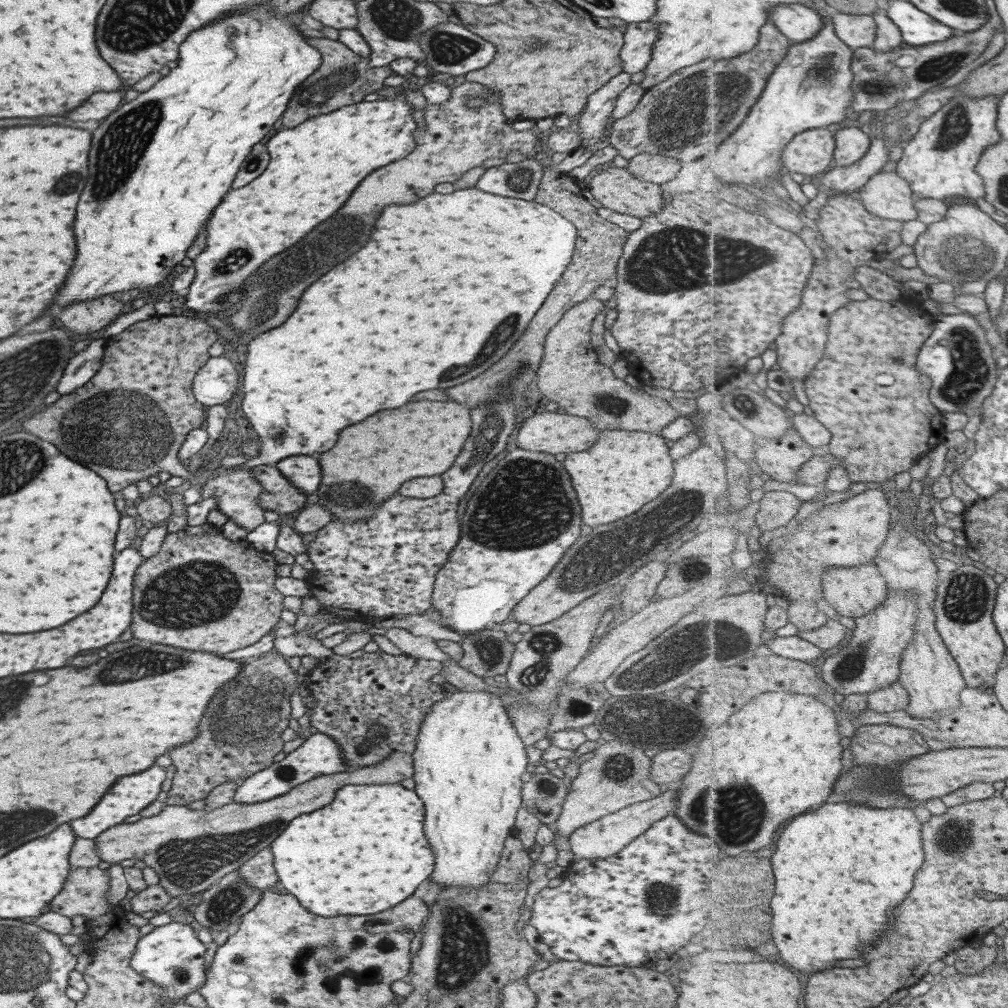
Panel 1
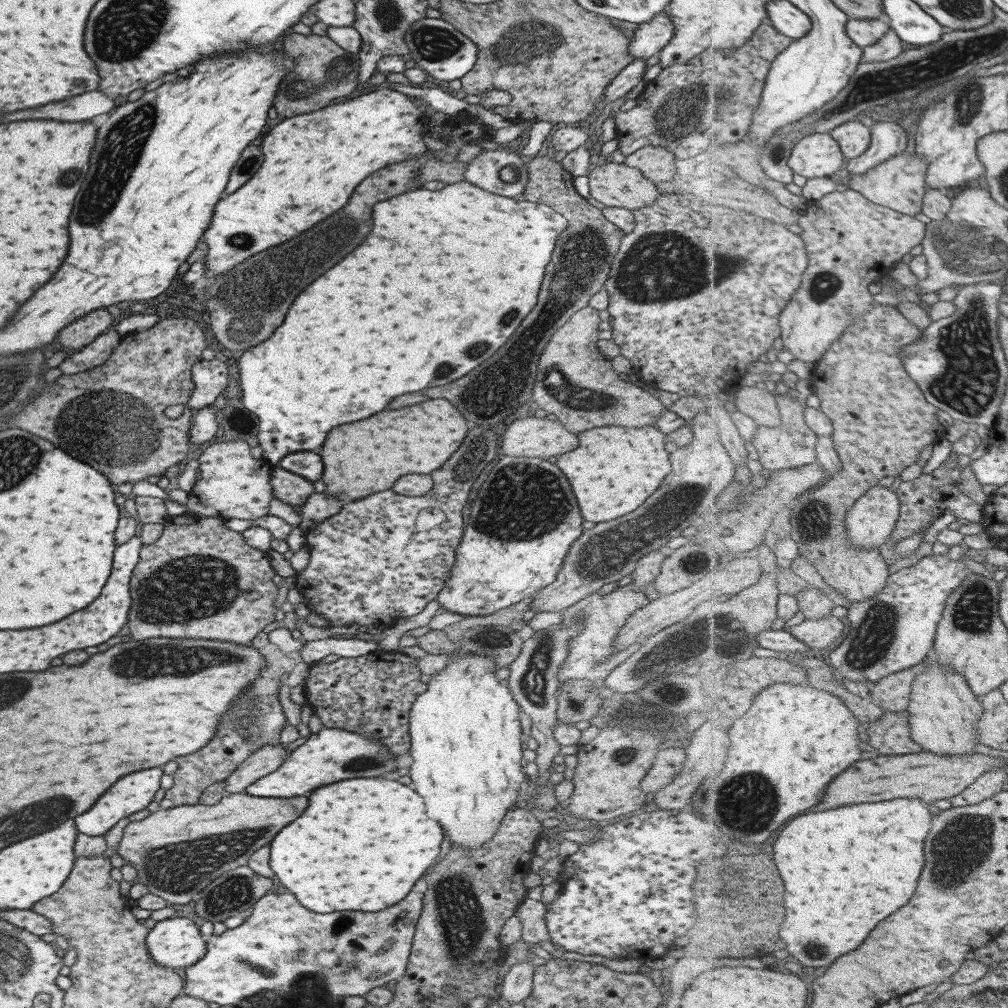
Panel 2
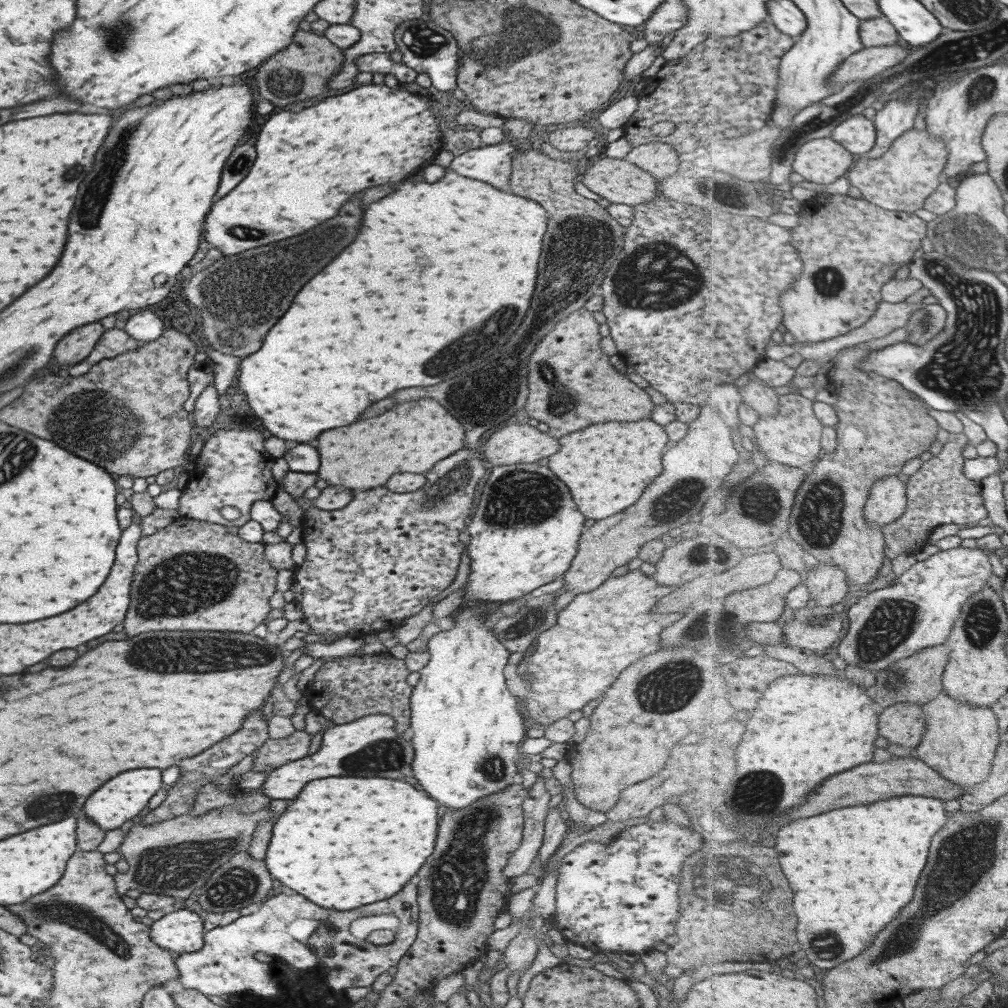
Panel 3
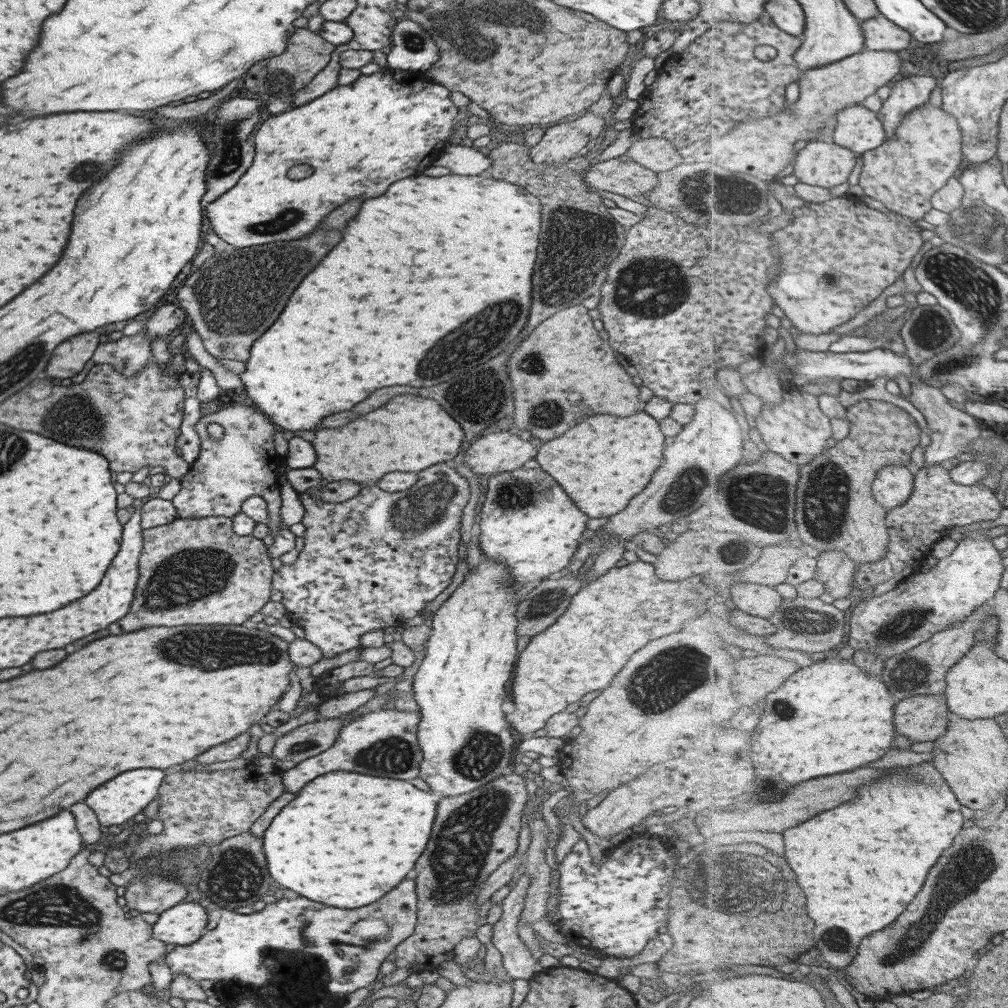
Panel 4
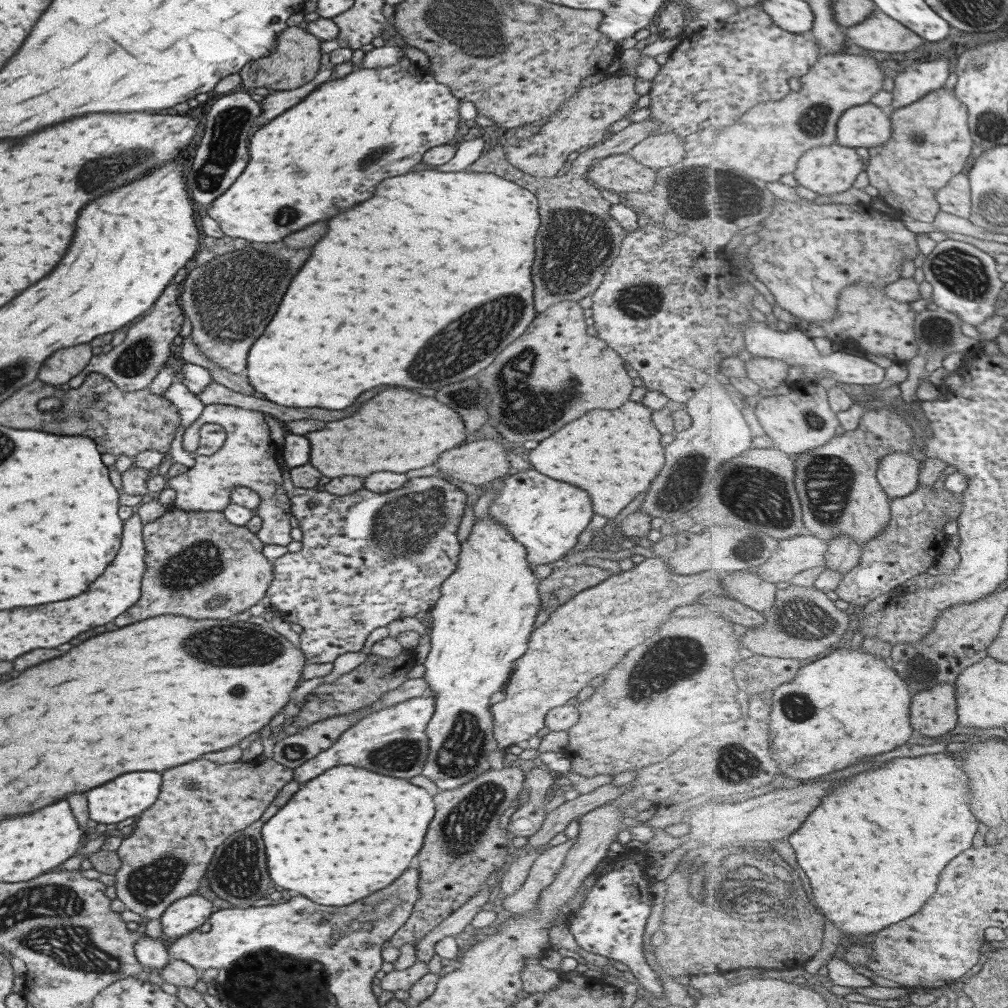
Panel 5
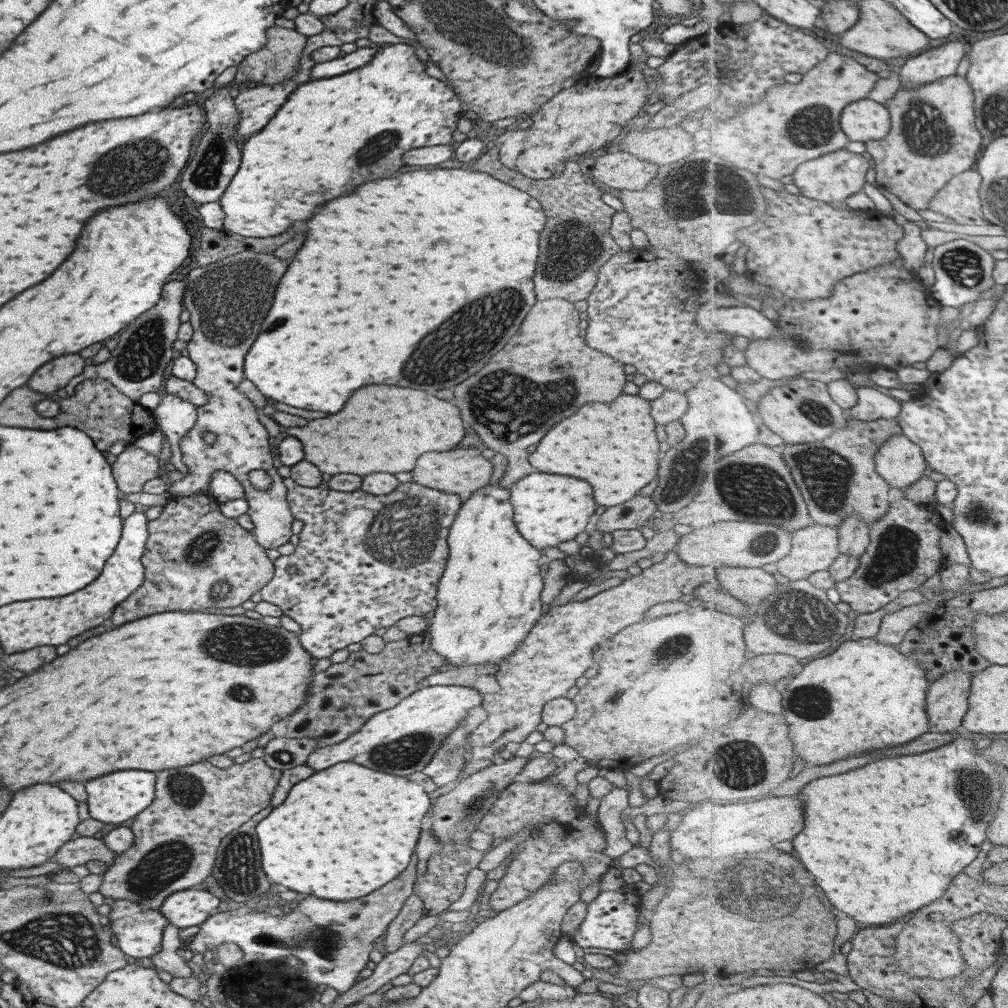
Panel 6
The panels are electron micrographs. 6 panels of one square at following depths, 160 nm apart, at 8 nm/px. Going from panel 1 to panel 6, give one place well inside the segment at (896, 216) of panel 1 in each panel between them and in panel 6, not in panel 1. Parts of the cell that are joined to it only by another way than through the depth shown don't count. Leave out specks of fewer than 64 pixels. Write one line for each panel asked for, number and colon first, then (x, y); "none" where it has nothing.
2: (900, 183)
3: (902, 179)
4: (904, 173)
5: (931, 142)
6: (935, 135)

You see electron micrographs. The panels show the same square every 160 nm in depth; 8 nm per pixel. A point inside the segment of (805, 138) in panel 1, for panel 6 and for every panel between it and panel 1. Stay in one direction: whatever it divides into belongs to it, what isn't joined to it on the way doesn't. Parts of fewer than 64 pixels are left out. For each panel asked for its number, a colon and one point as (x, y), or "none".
2: (819, 155)
3: (823, 161)
4: (825, 164)
5: (832, 169)
6: (833, 177)

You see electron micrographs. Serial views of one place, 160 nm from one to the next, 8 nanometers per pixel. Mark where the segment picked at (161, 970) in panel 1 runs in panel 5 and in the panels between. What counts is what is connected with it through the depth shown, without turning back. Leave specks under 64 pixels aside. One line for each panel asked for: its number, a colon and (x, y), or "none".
2: (176, 943)
3: (180, 931)
4: (183, 924)
5: (184, 915)

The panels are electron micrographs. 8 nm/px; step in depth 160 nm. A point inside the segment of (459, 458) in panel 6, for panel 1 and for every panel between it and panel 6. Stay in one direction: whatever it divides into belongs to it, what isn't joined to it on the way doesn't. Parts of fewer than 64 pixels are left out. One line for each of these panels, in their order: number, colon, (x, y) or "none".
1: (551, 433)
2: (530, 437)
3: (516, 444)
4: (499, 452)
5: (477, 463)

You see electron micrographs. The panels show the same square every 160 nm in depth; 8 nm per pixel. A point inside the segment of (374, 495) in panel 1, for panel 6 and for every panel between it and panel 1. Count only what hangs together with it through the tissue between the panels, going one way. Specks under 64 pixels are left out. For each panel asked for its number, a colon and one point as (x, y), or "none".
2: (367, 456)
3: (411, 437)
4: (409, 433)
5: (410, 430)
6: (409, 422)

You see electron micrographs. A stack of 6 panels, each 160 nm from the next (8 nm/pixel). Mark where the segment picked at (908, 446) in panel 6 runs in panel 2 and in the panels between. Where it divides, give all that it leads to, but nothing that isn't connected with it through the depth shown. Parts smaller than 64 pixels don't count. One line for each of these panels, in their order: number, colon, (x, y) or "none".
2: (871, 522)
3: (888, 502)
4: (895, 484)
5: (899, 473)

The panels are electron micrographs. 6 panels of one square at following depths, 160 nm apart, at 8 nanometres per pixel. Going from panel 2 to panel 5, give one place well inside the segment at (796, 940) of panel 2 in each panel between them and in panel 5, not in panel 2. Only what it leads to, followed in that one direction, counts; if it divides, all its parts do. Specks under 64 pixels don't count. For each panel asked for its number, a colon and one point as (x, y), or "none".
3: (853, 869)
4: (861, 865)
5: (874, 850)

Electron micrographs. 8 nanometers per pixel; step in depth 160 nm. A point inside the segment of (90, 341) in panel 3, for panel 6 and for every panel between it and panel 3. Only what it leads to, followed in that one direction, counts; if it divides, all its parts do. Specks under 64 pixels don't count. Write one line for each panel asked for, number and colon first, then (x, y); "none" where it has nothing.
4: (67, 359)
5: (54, 372)
6: (55, 374)

